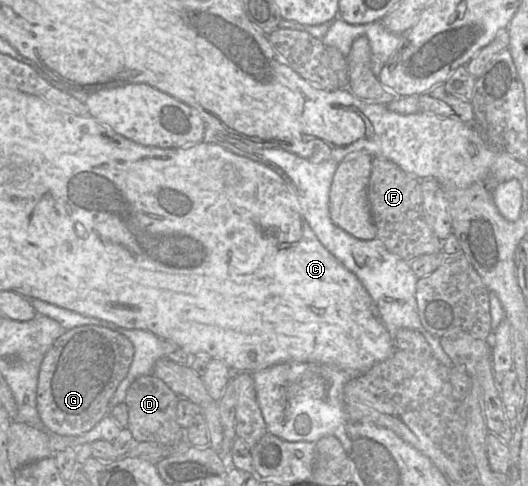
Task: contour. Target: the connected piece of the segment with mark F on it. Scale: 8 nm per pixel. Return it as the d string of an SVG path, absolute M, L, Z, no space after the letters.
M373 157L368 200L377 229L376 238L383 242L390 253L410 263L420 256L442 252L443 242L428 224L423 206L421 180L416 176L403 171L386 158Z

